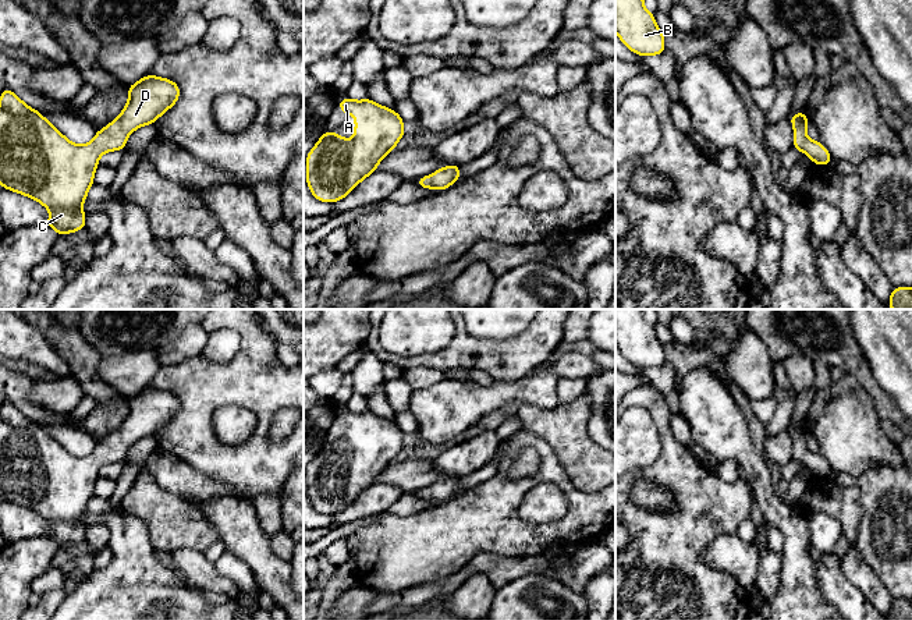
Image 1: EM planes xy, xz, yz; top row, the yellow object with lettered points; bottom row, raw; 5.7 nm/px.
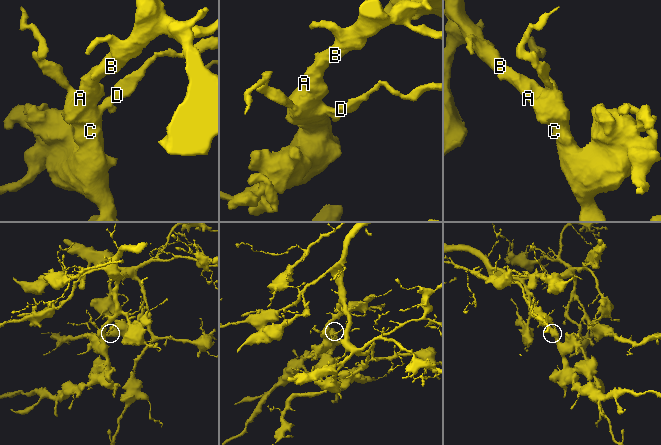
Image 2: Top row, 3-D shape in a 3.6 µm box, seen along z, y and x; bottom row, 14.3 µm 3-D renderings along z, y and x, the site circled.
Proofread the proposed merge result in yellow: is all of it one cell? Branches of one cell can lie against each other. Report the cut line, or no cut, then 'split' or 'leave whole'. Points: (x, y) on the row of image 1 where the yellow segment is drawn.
no cut | leave whole

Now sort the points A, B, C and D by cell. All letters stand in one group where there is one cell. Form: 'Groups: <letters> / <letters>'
Groups: A B C D

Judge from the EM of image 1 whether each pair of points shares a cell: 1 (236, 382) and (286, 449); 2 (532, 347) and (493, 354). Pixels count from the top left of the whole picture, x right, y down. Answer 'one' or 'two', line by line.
1: one
2: one

